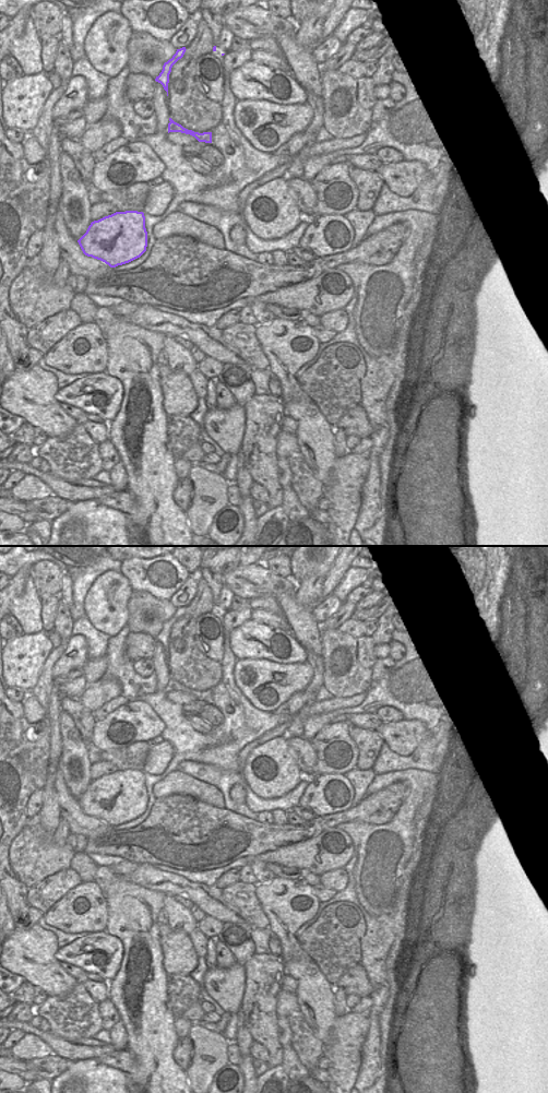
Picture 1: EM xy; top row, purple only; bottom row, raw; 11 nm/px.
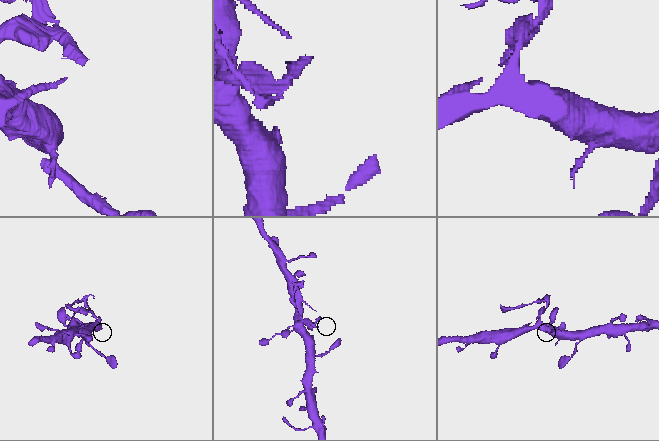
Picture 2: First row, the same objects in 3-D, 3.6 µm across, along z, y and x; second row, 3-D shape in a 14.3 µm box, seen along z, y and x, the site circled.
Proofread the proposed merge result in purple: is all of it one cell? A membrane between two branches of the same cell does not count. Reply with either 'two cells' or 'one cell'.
two cells

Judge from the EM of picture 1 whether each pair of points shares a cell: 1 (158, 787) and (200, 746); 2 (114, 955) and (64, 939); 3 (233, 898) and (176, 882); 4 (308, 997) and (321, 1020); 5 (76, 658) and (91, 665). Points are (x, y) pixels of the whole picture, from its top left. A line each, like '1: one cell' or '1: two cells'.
1: two cells
2: two cells
3: two cells
4: one cell
5: two cells

